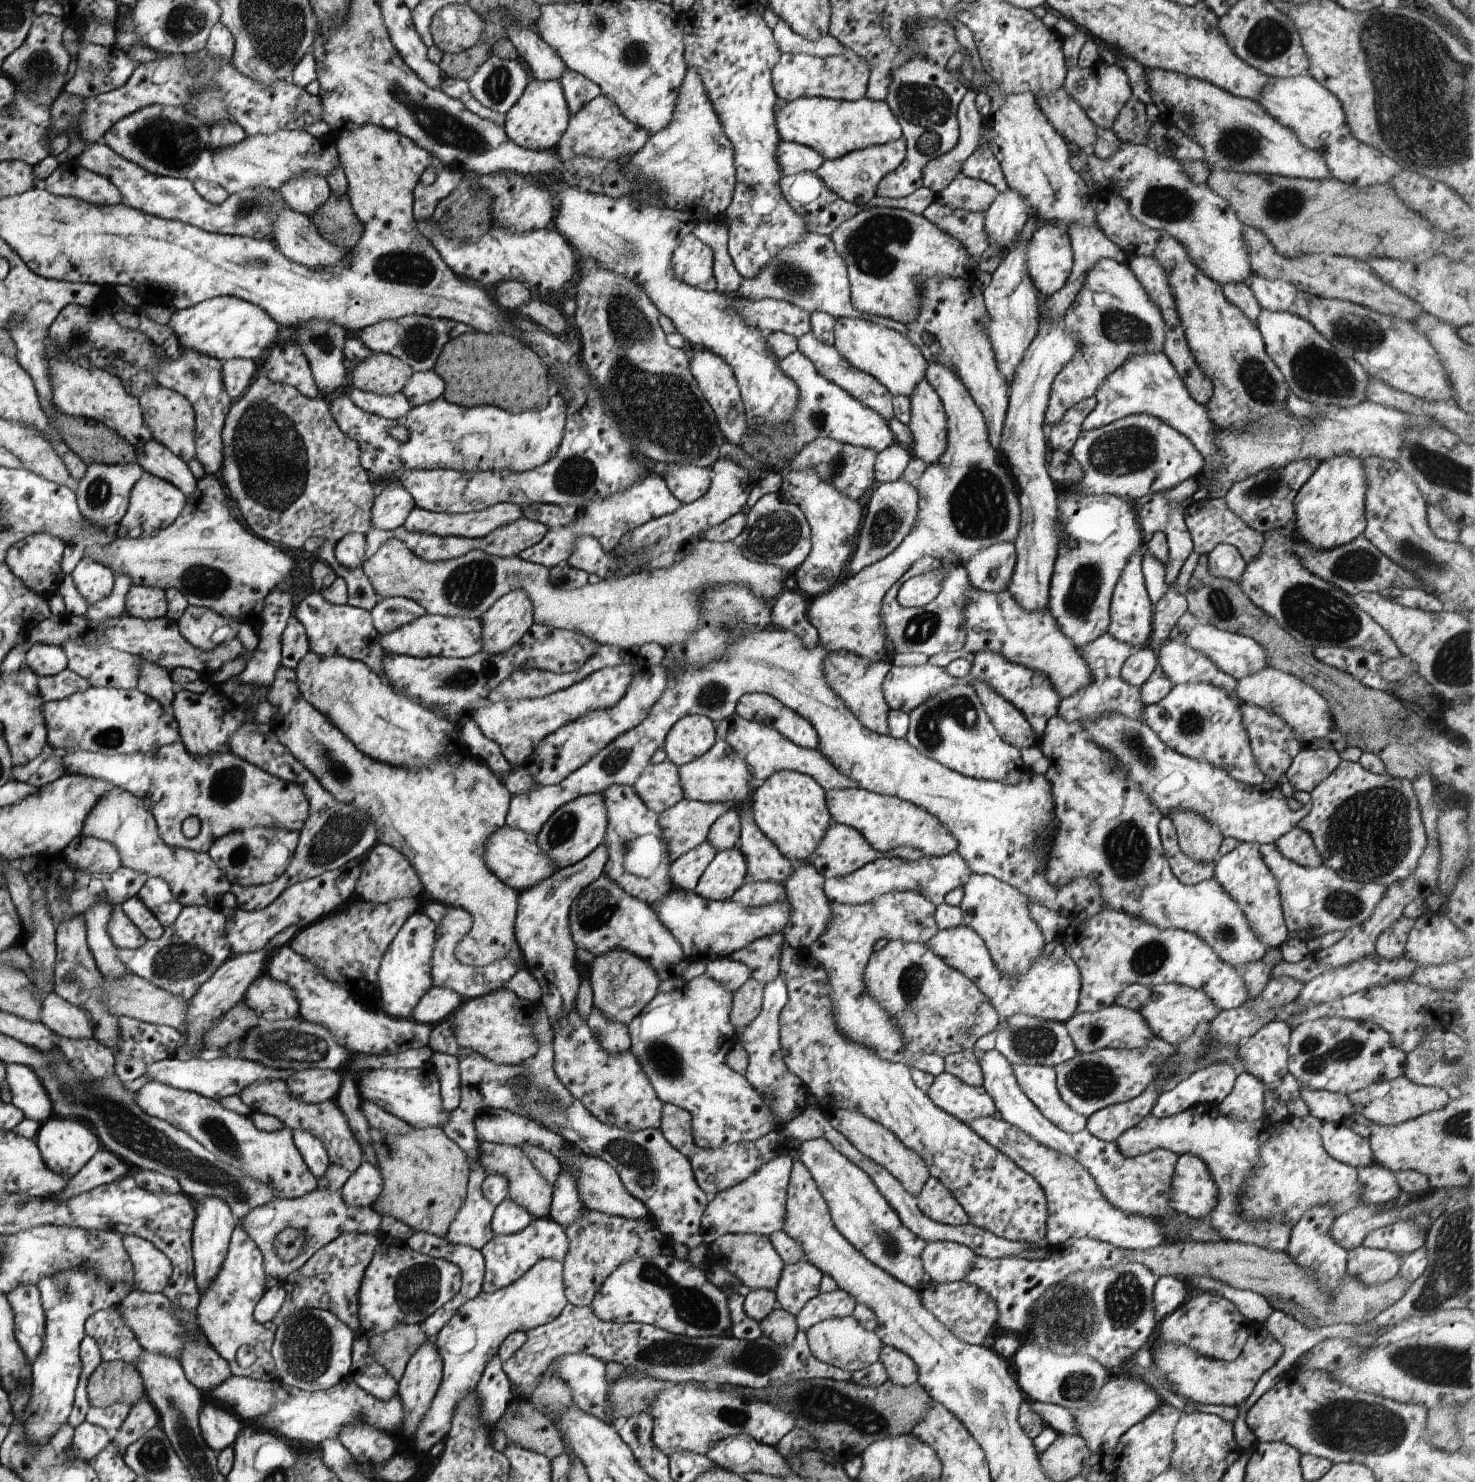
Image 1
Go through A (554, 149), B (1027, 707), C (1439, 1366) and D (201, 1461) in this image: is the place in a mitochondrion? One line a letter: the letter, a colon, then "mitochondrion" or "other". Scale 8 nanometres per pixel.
A: other
B: other
C: mitochondrion
D: mitochondrion

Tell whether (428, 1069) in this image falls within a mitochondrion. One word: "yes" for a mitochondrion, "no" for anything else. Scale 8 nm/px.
no

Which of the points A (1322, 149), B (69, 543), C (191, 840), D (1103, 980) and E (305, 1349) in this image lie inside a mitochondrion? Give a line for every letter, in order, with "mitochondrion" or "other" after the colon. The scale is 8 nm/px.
A: other
B: other
C: other
D: other
E: mitochondrion

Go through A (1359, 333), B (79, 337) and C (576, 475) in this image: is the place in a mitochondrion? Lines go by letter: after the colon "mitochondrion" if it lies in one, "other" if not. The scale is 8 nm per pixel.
A: mitochondrion
B: mitochondrion
C: mitochondrion

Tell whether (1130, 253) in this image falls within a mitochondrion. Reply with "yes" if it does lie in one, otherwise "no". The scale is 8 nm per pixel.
no

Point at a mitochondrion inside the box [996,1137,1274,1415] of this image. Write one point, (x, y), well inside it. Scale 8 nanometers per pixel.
(1068, 1316)

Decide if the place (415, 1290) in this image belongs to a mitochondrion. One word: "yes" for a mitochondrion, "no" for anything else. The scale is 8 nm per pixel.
yes

